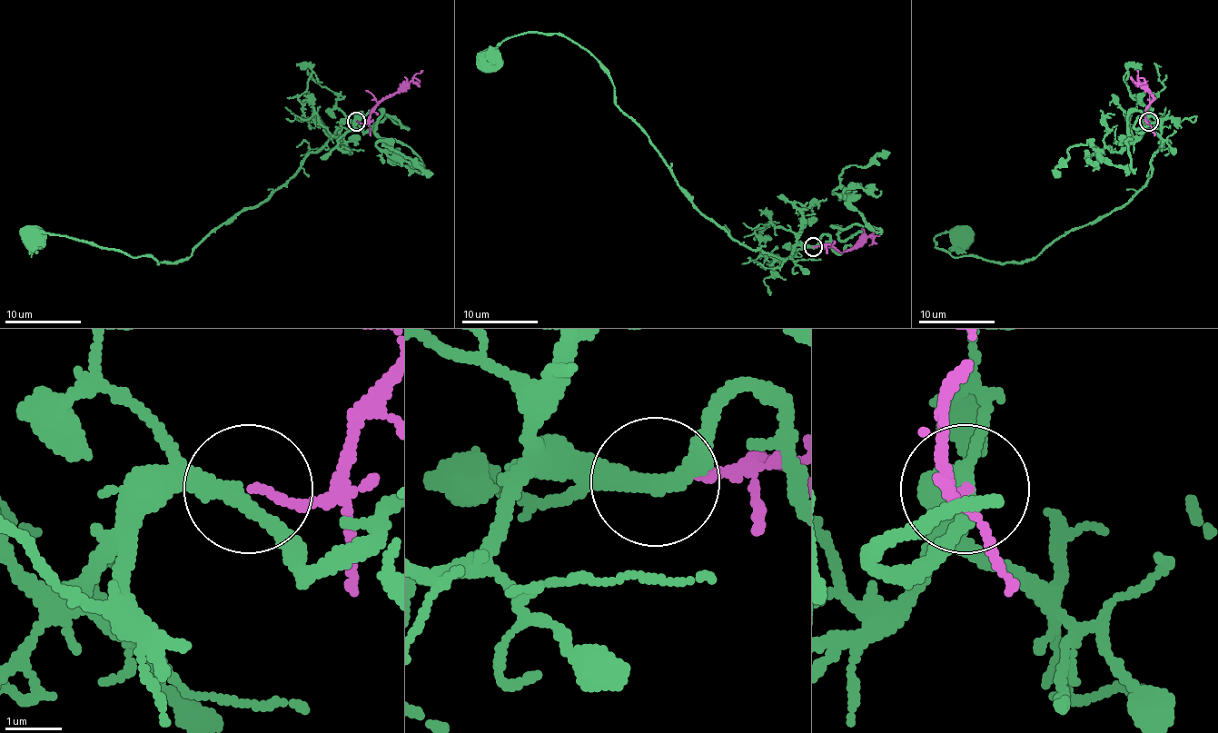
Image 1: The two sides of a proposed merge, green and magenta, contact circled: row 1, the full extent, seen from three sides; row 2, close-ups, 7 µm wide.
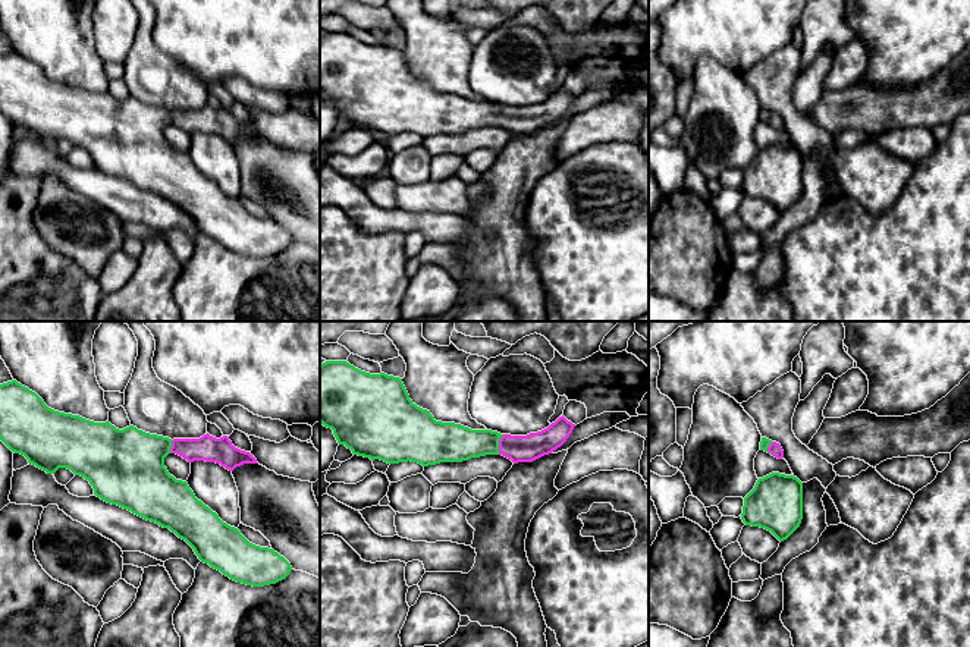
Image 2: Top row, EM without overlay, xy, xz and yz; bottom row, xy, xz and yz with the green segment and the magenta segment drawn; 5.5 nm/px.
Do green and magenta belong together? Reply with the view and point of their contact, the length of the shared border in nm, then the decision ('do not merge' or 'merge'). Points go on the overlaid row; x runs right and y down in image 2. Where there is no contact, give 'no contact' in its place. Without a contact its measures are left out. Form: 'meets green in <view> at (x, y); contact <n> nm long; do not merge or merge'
meets green in xz at (498, 445); contact 120 nm long; merge

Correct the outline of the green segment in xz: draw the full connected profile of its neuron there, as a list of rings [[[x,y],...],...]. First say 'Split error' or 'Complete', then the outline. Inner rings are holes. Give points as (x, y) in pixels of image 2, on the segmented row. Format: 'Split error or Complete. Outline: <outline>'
Split error. Outline: [[[326,361],[320,365],[320,423],[332,428],[338,443],[345,445],[354,455],[387,464],[411,461],[423,467],[486,455],[502,455],[514,464],[533,462],[561,447],[575,427],[562,415],[541,431],[511,436],[436,421],[430,411],[409,399],[402,379],[384,373],[370,374],[346,361]]]

